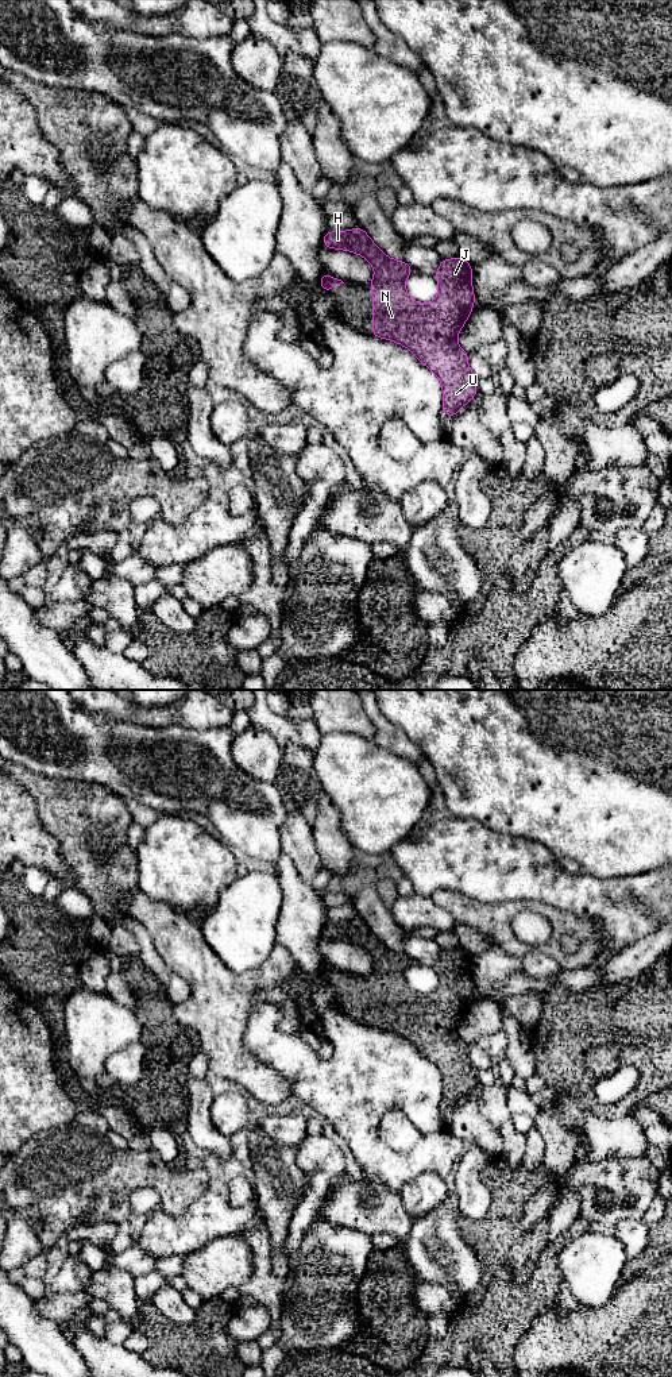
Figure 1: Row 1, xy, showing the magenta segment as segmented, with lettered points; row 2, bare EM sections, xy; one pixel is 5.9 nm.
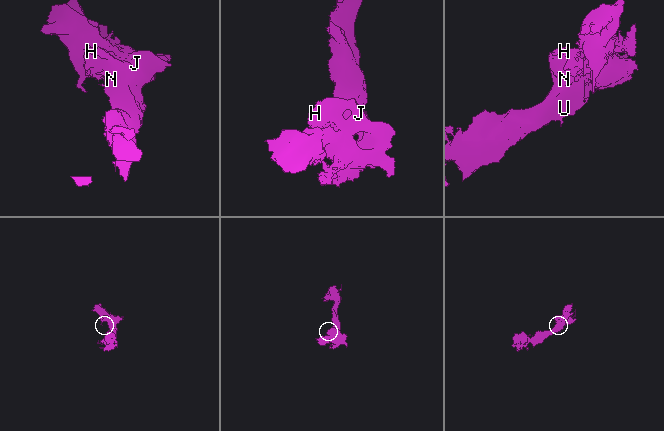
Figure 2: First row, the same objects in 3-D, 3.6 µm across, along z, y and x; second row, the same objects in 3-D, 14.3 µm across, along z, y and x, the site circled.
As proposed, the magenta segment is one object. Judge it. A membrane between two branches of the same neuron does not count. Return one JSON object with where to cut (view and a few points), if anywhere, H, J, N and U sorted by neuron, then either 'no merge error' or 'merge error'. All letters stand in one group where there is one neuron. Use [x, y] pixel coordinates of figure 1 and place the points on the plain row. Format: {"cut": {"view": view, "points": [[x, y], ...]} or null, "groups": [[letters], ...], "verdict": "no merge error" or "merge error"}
{"cut": null, "groups": [["H", "J", "N", "U"]], "verdict": "no merge error"}

